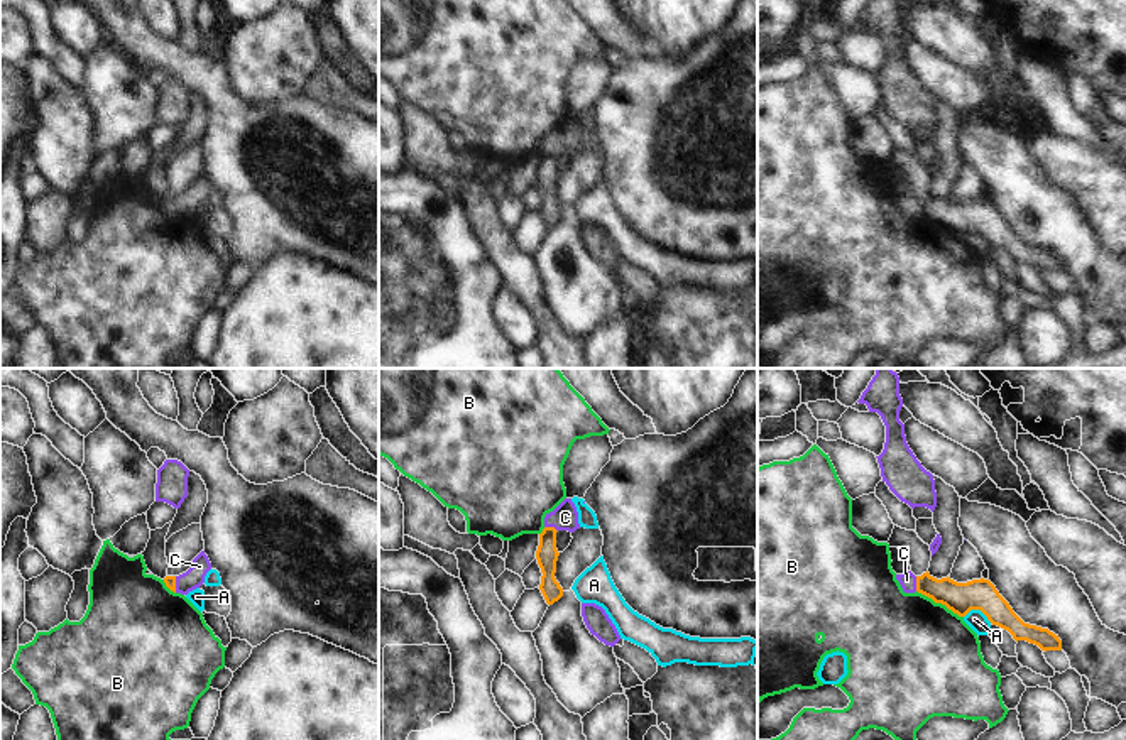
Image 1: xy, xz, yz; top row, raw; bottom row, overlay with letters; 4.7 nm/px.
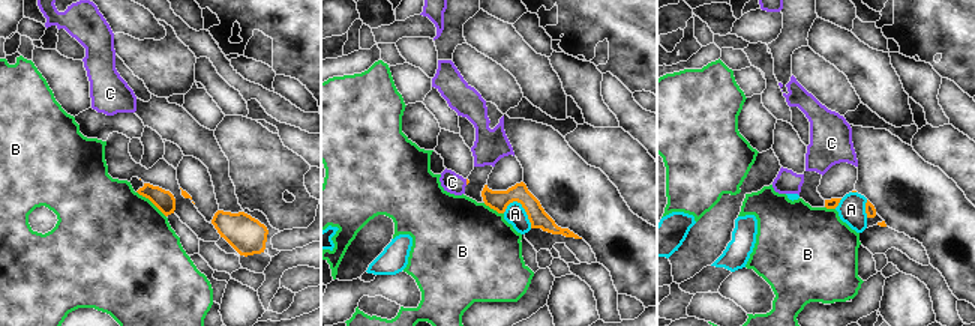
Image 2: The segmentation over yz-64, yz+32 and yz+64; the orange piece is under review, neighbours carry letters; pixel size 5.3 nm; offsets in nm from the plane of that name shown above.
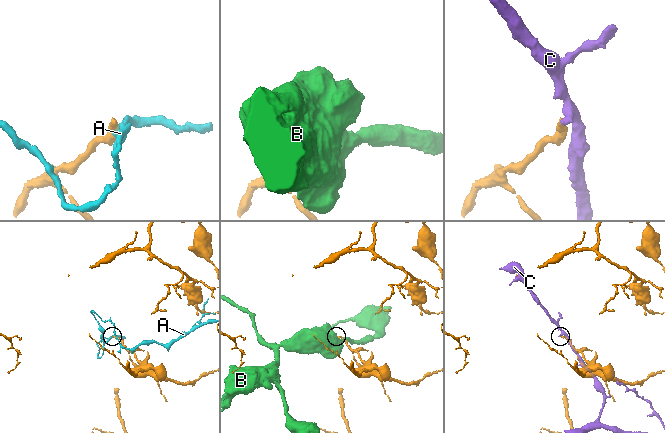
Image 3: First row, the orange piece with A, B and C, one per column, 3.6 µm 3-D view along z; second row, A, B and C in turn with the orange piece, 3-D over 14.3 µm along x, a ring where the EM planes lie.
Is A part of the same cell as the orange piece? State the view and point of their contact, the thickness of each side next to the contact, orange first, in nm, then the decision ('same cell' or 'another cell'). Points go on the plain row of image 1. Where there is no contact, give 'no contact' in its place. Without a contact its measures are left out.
yz (978, 230) | 150/90 nm | another cell

